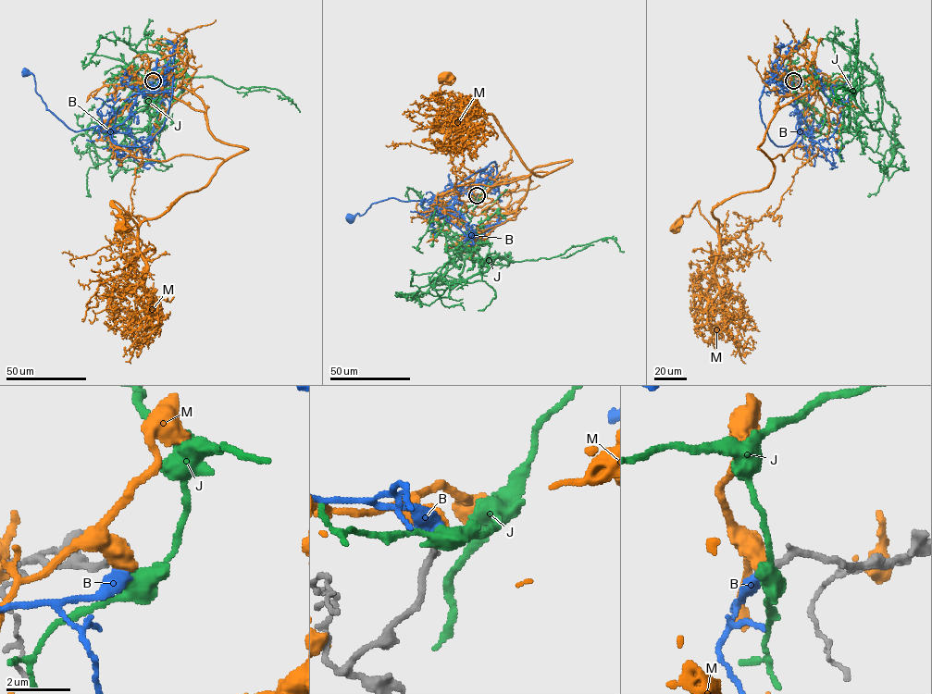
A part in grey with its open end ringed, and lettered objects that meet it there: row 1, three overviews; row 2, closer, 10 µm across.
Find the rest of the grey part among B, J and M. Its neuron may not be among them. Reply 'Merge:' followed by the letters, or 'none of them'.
Merge: B

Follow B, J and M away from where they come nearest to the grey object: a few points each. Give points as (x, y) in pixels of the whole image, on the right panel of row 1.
B: (794, 80), (789, 90), (809, 128), (799, 125), (798, 131), (801, 112), (813, 93), (815, 71)
J: (794, 80), (807, 70), (830, 95), (855, 52), (860, 79), (836, 92), (850, 112)
M: (794, 80), (759, 146), (772, 180), (719, 204), (716, 231), (698, 201), (676, 228)

